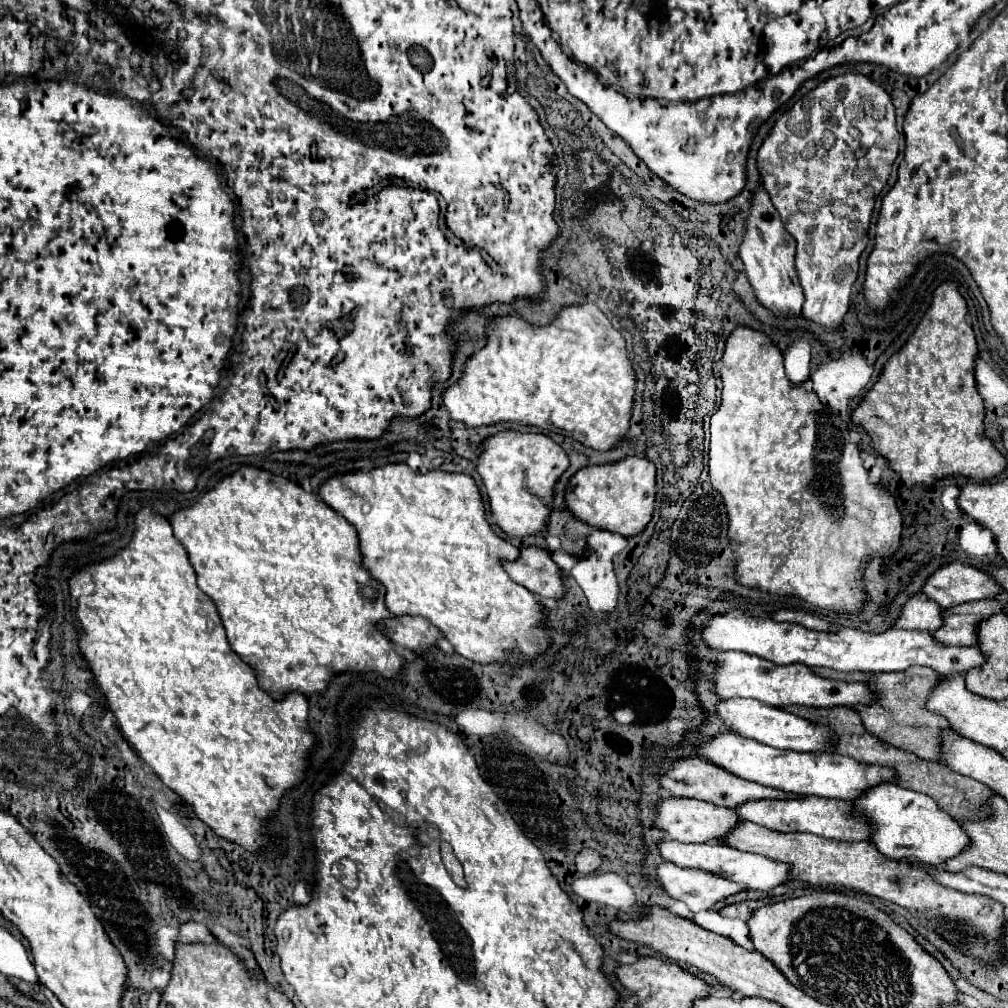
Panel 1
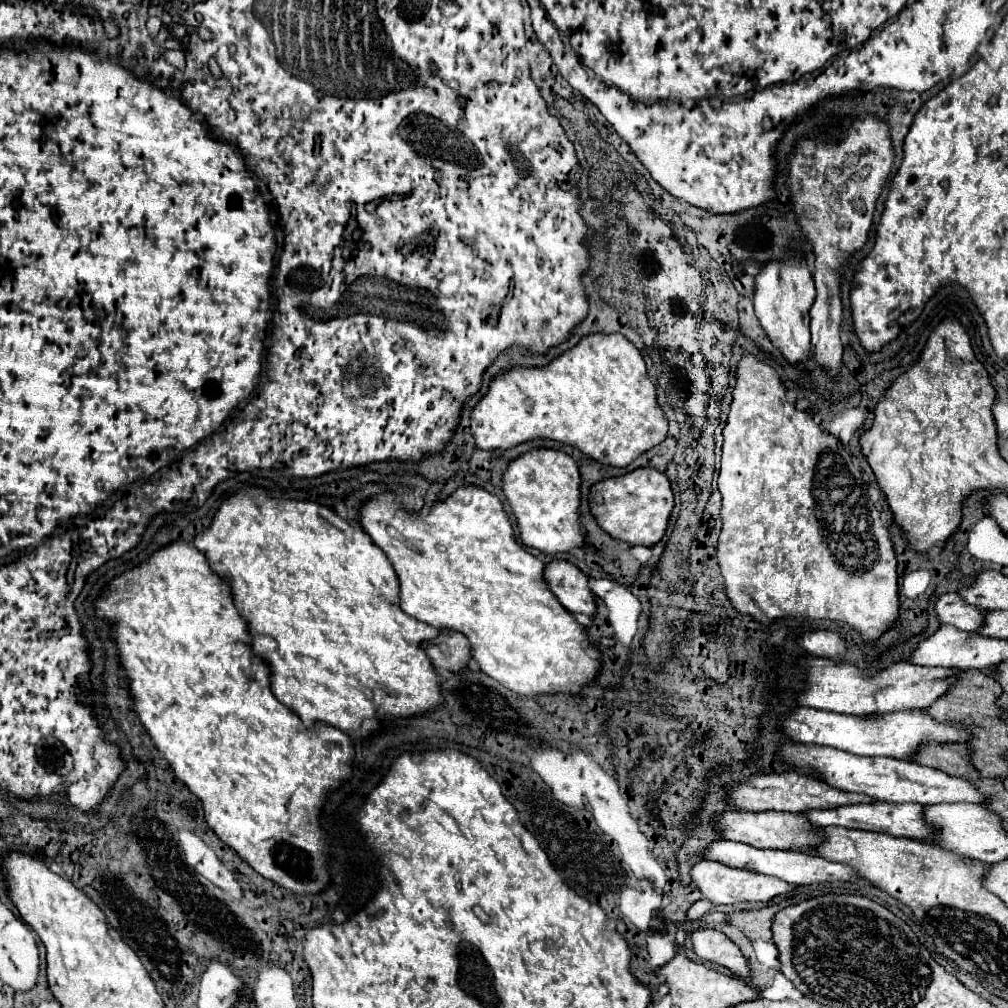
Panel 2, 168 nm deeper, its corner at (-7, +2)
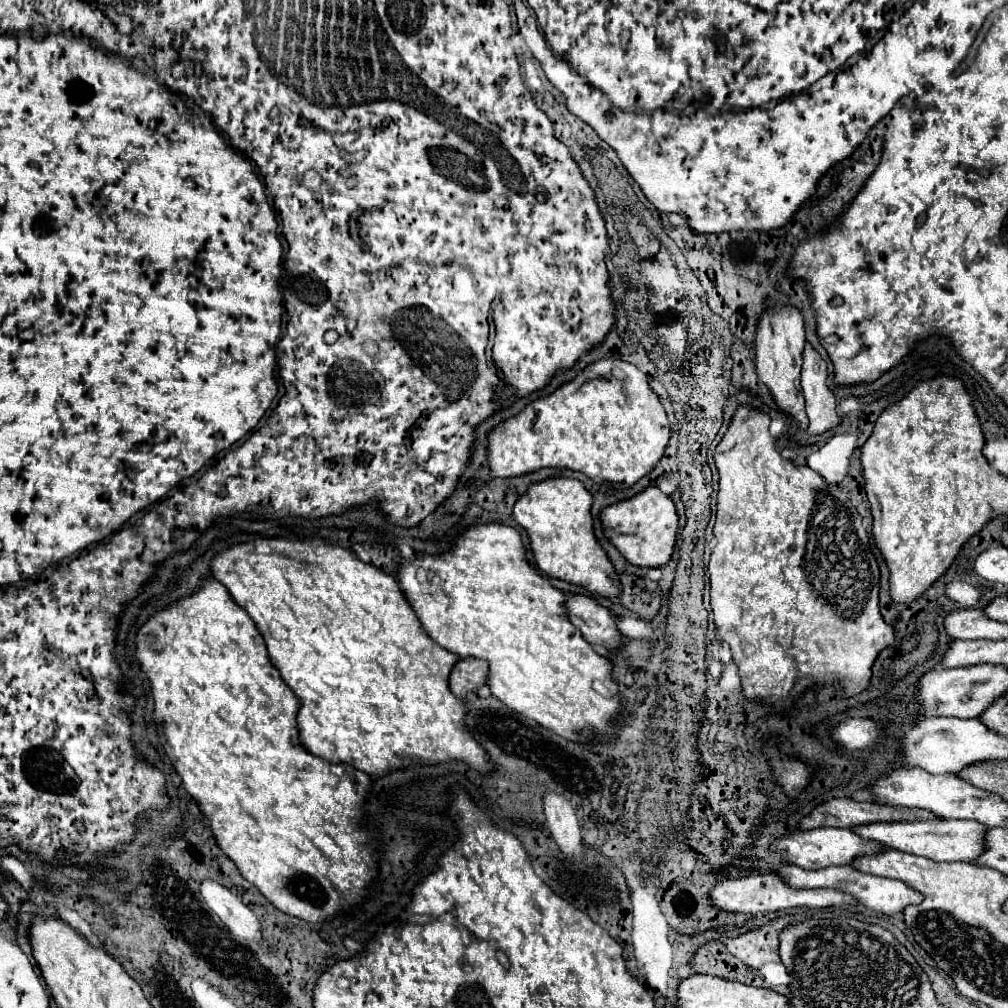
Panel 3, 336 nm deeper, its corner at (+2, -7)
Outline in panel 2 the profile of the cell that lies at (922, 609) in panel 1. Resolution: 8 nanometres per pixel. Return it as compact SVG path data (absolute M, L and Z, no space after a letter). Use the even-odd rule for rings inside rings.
M943 594L935 602L935 614L941 624L951 624L959 630L975 632L983 624L983 612L975 606L967 606L959 594Z

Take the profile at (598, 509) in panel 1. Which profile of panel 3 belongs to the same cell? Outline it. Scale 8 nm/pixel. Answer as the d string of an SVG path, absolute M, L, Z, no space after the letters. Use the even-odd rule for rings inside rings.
M648 487L636 497L604 509L602 525L604 535L610 539L610 543L628 559L628 563L636 567L664 567L674 553L678 535L678 513L672 499L658 487Z

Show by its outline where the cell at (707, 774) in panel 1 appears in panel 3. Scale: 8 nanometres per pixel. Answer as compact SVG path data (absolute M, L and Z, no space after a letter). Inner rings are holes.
M832 799L818 805L804 821L802 829L818 827L844 827L852 829L870 823L896 823L914 819L934 819L928 811L914 811L906 807L886 807L884 803L858 803L852 799Z

